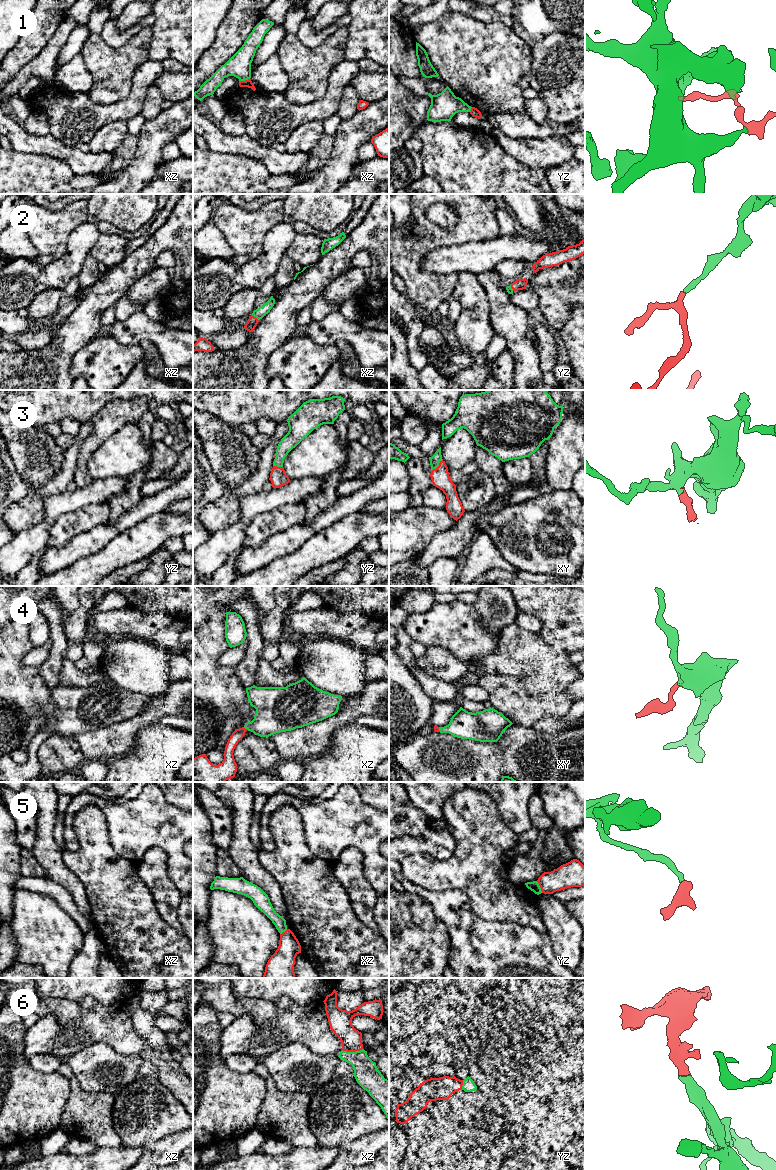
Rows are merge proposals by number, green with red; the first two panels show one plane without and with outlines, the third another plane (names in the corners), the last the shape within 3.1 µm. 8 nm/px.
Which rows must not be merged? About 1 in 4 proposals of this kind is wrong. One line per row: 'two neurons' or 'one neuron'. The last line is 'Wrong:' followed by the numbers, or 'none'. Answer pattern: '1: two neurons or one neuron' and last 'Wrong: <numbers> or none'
1: two neurons
2: one neuron
3: one neuron
4: one neuron
5: two neurons
6: one neuron
Wrong: 1, 5

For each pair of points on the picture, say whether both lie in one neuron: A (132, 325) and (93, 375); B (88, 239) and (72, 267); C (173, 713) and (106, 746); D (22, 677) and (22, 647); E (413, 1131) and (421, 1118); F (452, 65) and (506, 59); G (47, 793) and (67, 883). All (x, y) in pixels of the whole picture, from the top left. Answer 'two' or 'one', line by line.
A: two
B: one
C: one
D: one
E: one
F: one
G: one

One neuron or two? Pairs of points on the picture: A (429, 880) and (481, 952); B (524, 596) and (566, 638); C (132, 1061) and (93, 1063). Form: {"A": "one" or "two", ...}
{"A": "two", "B": "one", "C": "one"}

